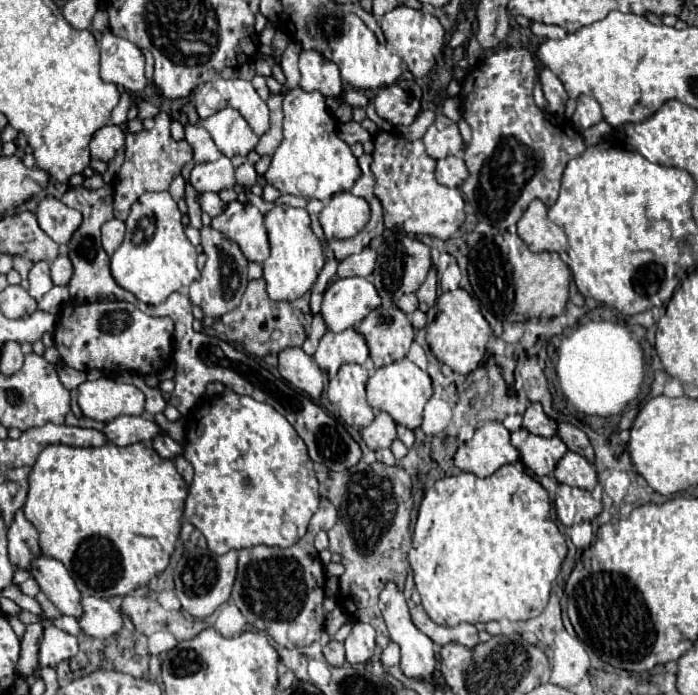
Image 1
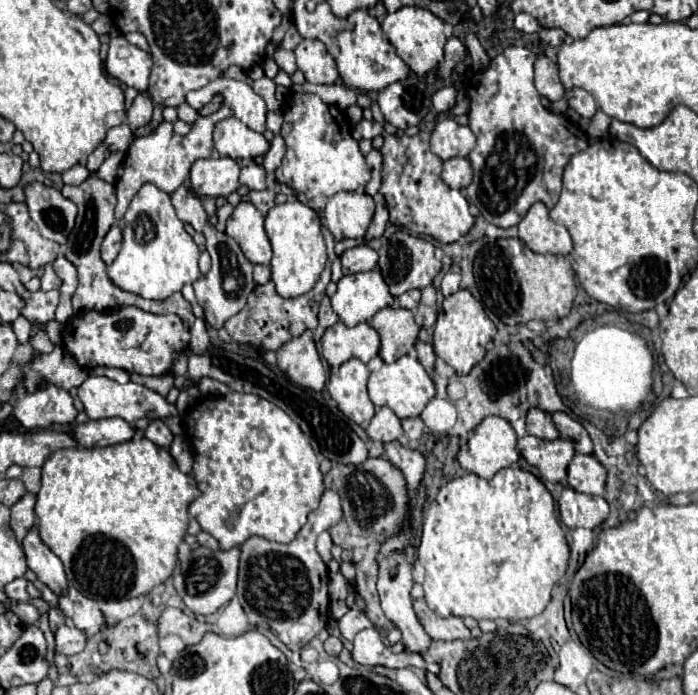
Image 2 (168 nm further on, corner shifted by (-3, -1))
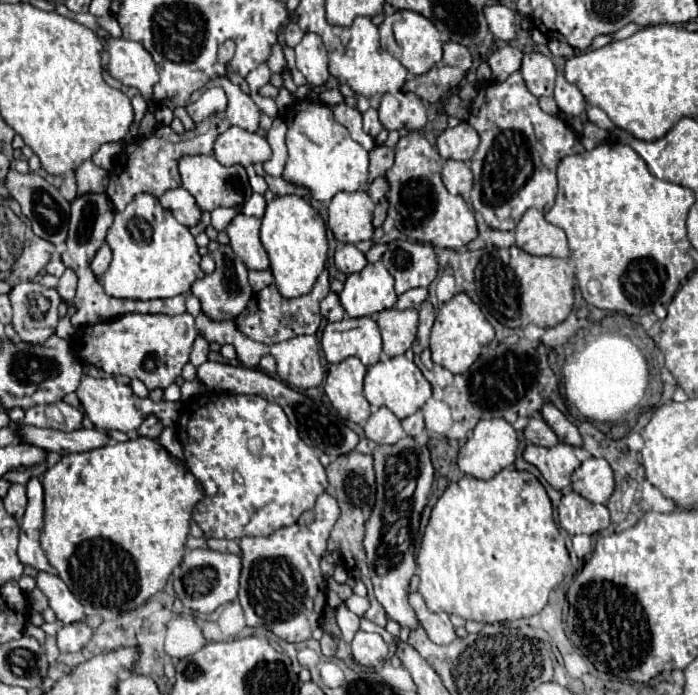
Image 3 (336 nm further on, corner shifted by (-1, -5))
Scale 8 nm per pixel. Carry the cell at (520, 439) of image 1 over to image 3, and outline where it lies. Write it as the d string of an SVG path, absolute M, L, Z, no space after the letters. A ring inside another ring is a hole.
M558 442L552 448L528 444L524 450L524 460L534 464L540 470L540 474L546 478L546 482L556 490L570 486L572 484L570 476L580 466L574 448L564 442Z

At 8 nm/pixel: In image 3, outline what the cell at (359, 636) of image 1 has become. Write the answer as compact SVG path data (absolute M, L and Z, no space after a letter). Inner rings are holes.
M358 630L354 640L350 642L352 656L358 664L368 668L382 668L388 658L388 644L382 640L380 634L368 634Z

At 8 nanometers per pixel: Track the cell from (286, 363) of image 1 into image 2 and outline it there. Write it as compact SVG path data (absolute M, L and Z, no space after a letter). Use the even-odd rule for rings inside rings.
M310 330L284 344L276 352L276 357L277 366L294 384L316 392L324 388L326 372Z

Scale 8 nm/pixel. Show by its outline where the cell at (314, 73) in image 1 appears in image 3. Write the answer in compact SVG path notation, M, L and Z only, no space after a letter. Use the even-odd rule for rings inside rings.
M304 34L296 50L296 68L306 76L308 84L322 86L328 80L328 54L318 34Z

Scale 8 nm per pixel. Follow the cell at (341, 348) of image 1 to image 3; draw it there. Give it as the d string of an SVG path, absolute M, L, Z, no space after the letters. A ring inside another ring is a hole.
M370 316L328 322L322 334L322 350L330 364L356 356L364 366L372 366L382 356L380 328Z

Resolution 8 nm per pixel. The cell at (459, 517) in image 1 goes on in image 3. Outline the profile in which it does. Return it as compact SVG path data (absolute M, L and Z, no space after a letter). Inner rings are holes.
M504 468L490 480L478 480L478 478L472 478L472 476L464 476L462 480L452 482L444 490L444 494L438 498L434 508L432 508L430 522L428 522L426 532L424 532L424 538L422 538L422 544L420 544L420 552L416 556L416 562L418 562L418 568L420 568L420 588L418 590L424 596L428 610L456 614L456 616L462 616L464 620L476 620L476 622L506 622L506 620L518 620L518 618L528 618L528 616L538 614L546 606L550 590L556 588L564 580L566 568L570 572L570 556L568 556L564 538L560 536L560 530L558 530L556 522L554 522L554 514L552 512L554 510L552 510L548 494L546 494L546 488L530 472L520 472L516 468L512 468L512 470Z

